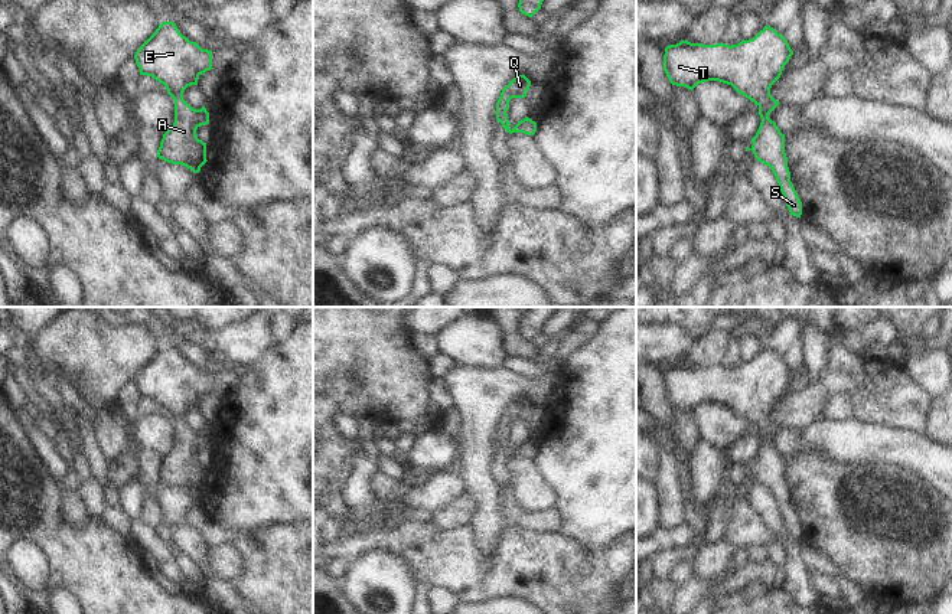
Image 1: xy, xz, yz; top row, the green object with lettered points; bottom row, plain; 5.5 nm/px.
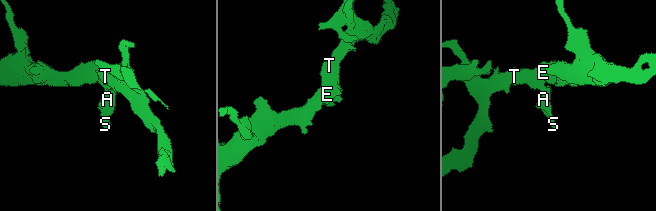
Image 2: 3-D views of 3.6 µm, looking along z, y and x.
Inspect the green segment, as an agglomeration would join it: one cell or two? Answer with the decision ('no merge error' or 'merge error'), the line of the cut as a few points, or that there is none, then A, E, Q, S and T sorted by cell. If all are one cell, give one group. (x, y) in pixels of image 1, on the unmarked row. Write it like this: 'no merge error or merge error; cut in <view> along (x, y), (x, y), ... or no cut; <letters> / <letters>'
no merge error; no cut; A E Q S T

